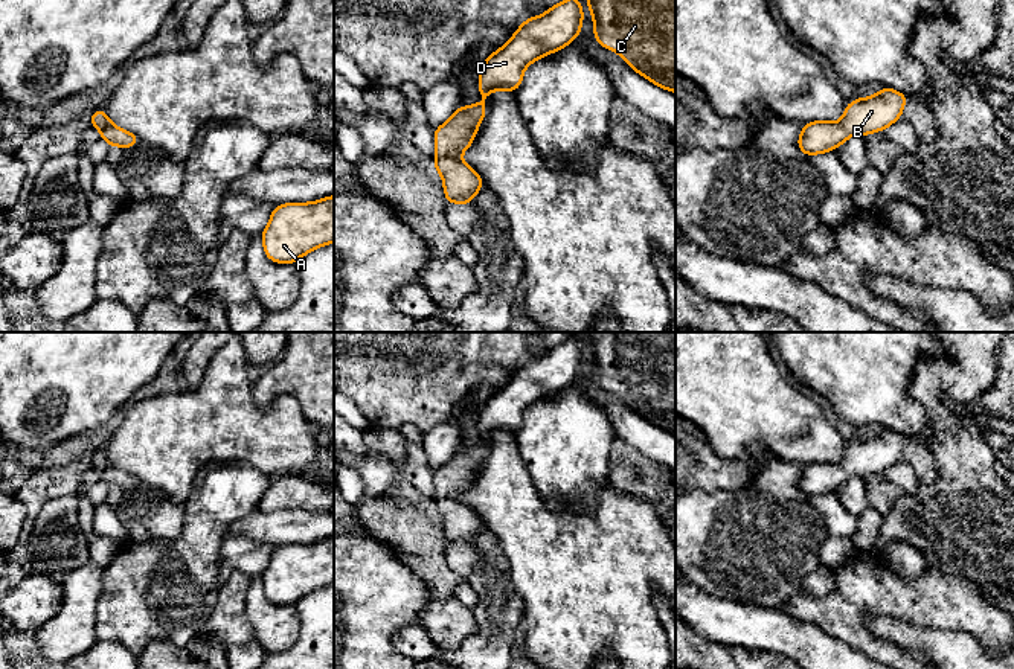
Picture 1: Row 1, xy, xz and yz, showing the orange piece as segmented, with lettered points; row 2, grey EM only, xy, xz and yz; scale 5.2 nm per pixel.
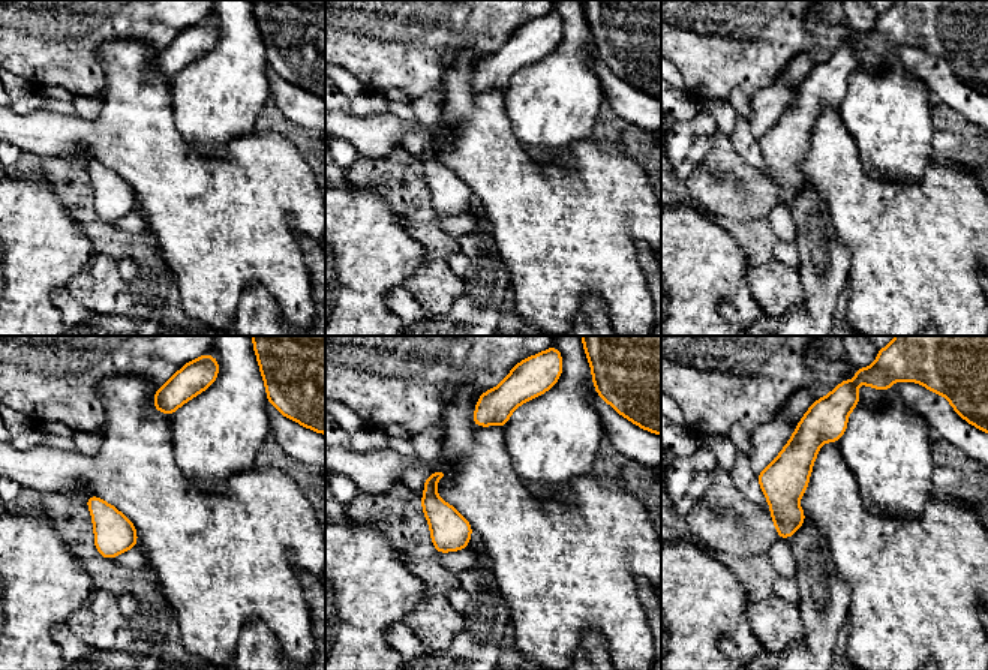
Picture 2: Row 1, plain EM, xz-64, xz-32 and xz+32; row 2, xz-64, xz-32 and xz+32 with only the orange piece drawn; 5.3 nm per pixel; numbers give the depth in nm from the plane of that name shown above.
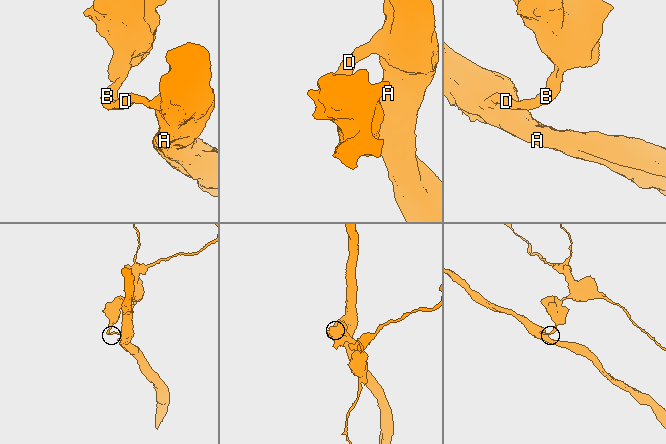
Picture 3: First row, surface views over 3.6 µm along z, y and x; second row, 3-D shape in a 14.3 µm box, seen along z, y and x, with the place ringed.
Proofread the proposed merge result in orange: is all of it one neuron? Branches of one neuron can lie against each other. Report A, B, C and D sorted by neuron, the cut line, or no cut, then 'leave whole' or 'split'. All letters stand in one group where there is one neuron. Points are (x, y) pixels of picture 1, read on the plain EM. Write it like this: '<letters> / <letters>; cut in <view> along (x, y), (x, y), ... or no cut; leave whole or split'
A B C D; no cut; leave whole

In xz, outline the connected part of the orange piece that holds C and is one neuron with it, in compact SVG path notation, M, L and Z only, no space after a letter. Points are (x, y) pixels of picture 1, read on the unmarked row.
M584 332L595 361L593 379L619 395L653 425L675 434L675 332Z

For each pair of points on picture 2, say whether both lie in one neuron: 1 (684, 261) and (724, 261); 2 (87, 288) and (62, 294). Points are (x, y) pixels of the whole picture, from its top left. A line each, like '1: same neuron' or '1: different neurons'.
1: same neuron
2: different neurons

